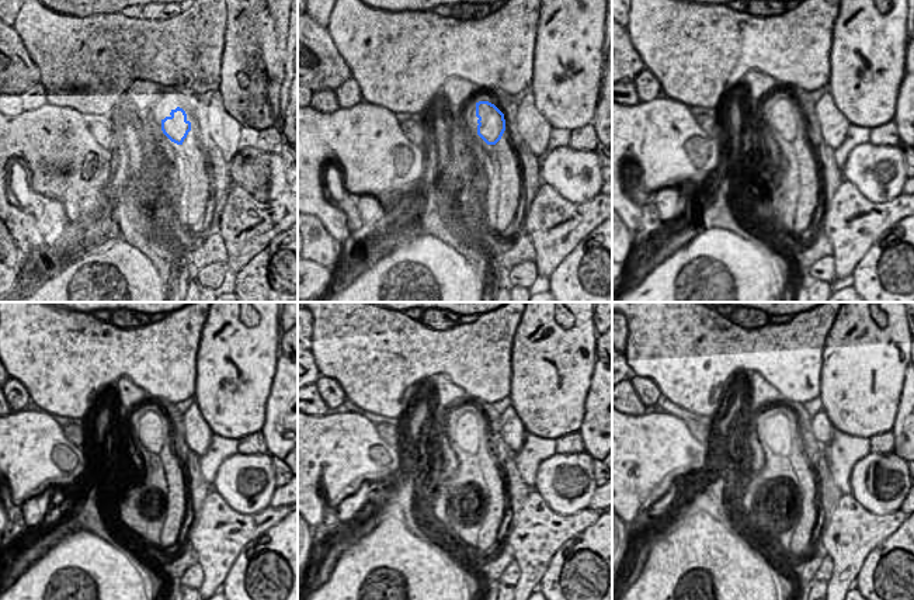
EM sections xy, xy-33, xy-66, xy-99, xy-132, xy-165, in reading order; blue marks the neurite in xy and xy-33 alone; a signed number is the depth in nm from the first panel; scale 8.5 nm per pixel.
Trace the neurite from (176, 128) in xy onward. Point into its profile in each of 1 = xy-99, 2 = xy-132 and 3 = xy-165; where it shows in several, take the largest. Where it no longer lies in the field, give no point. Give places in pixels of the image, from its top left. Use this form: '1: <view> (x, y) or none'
1: xy-99 (152, 430)
2: xy-132 (466, 433)
3: xy-165 (779, 436)

